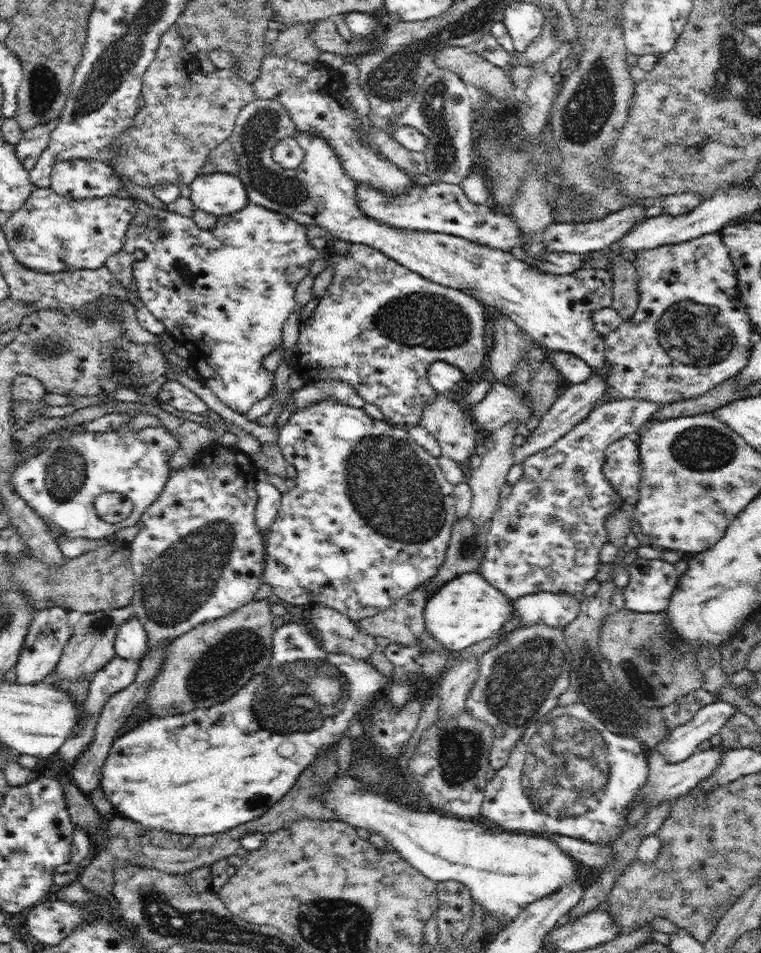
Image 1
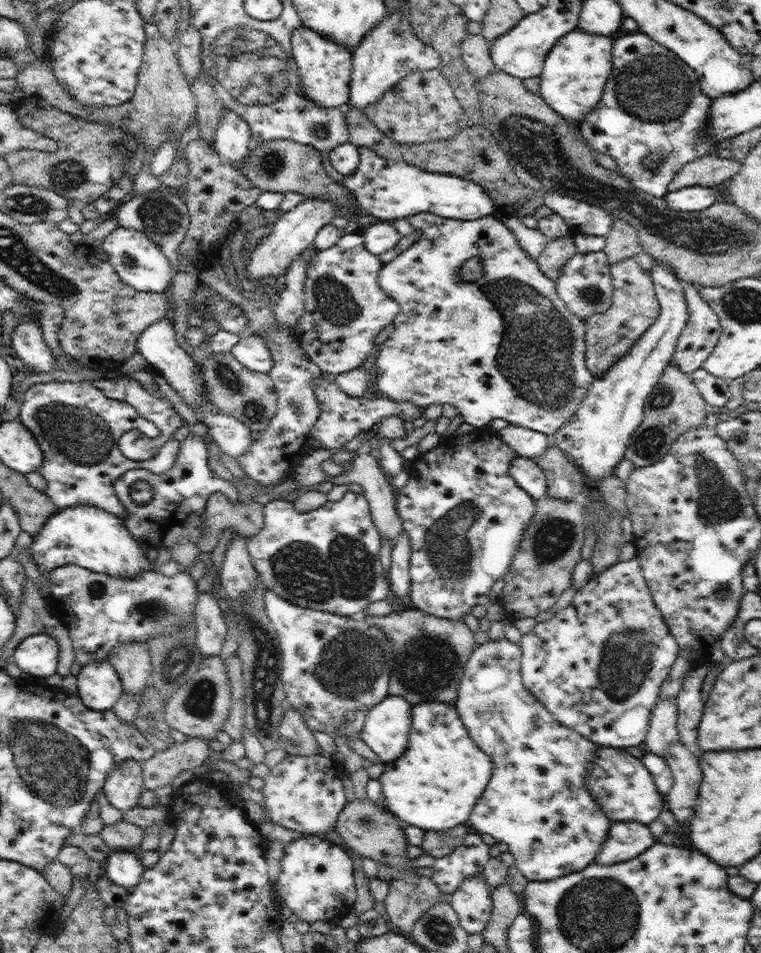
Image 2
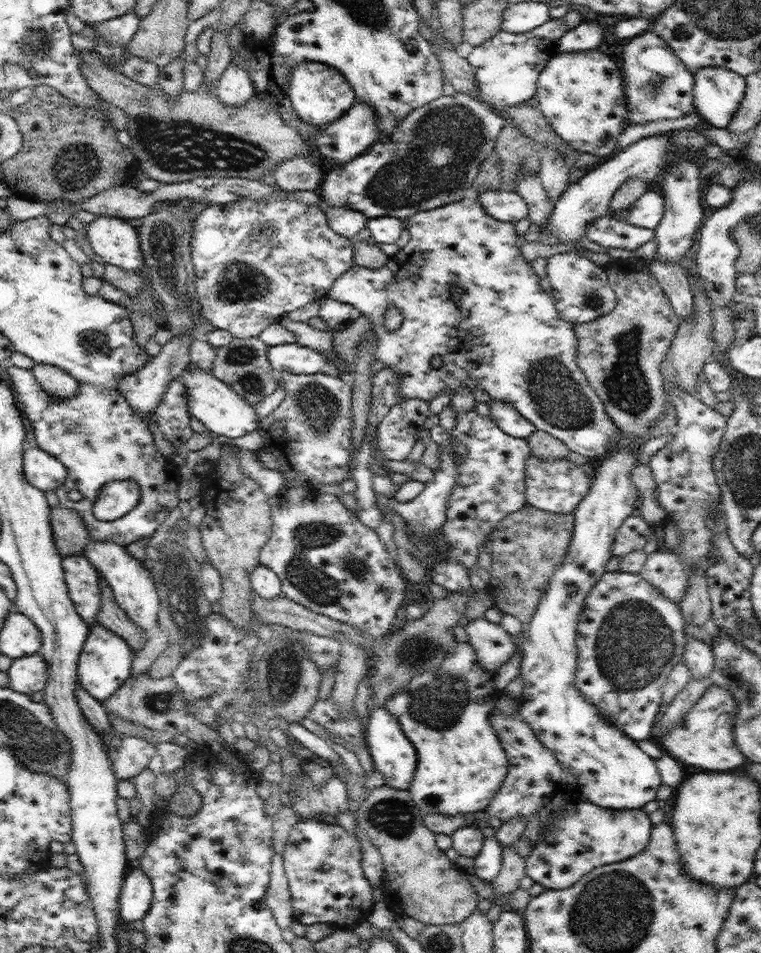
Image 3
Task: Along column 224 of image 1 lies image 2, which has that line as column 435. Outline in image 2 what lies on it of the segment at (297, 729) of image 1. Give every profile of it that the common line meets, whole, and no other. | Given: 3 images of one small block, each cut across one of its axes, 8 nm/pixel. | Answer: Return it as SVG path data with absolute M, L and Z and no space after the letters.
M454 703L418 704L412 708L408 750L404 756L384 764L384 772L378 779L384 804L404 824L425 831L463 824L492 778L492 763L470 738Z

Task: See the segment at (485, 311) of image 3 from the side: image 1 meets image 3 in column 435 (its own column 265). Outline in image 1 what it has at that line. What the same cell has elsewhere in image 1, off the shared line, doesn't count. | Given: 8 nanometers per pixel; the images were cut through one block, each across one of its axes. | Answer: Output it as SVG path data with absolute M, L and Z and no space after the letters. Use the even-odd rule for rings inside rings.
M134 198L134 201L136 201L138 211L128 229L123 250L135 256L134 264L132 264L133 278L135 278L138 286L139 299L148 308L148 311L164 323L164 327L166 327L165 332L174 339L176 344L185 346L189 350L189 358L187 360L189 361L190 368L194 367L199 373L202 384L208 386L228 408L240 414L246 414L253 404L264 400L266 396L270 396L270 394L276 392L274 386L275 372L267 370L263 366L263 361L270 352L274 352L276 348L282 346L283 324L290 314L297 310L297 303L295 302L296 288L298 288L298 284L302 282L302 279L308 276L310 267L319 258L322 251L313 248L312 244L310 244L310 240L308 240L306 234L306 226L300 225L288 215L282 214L281 212L274 212L252 202L246 203L246 206L238 212L220 216L216 228L202 230L194 223L193 218L165 210L165 208L153 208L137 198ZM150 218L156 218L156 226L152 226L152 228L146 226L146 222Z

